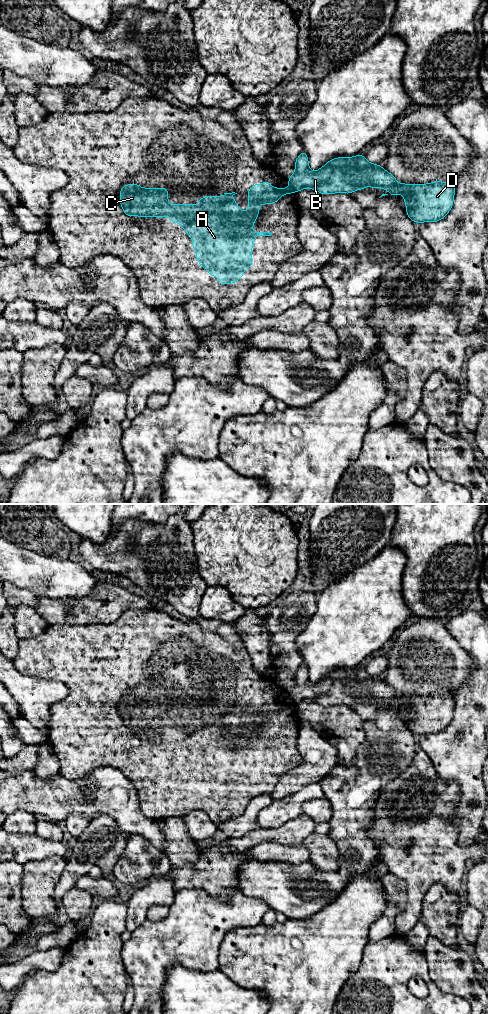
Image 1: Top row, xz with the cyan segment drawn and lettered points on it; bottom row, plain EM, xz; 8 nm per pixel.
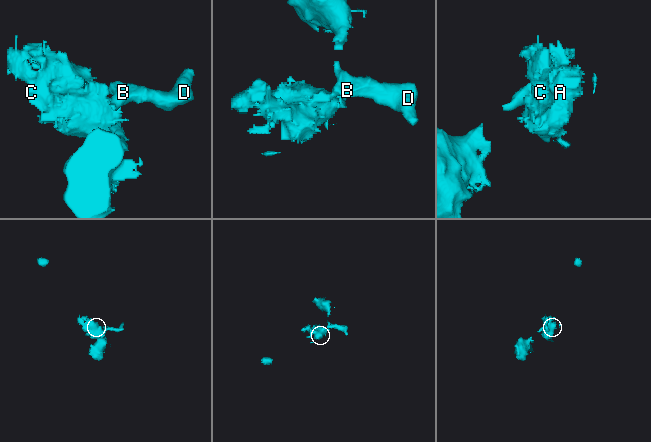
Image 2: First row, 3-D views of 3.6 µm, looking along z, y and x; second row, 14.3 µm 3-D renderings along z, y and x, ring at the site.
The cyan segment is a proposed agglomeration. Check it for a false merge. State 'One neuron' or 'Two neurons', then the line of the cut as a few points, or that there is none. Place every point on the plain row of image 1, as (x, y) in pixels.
Two neurons. Split along xz (290, 697), (295, 703)

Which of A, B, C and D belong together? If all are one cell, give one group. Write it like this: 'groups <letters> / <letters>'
groups A C / B D

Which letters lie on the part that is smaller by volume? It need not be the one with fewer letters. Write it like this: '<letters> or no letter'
B, D

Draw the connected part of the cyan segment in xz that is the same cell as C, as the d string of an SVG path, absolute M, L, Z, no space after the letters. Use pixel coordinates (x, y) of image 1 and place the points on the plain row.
M267 692L263 696L254 696L248 701L248 718L243 724L233 711L237 706L224 705L223 708L209 708L195 716L169 716L167 700L141 700L139 696L127 696L120 701L120 717L126 728L170 729L172 736L177 734L192 749L192 759L196 761L196 771L201 780L207 780L210 788L218 788L217 795L233 796L244 787L246 780L252 779L252 757L255 748L271 748L271 744L255 744L252 737L256 734L261 716L274 716L283 706L294 705L288 700L273 700Z

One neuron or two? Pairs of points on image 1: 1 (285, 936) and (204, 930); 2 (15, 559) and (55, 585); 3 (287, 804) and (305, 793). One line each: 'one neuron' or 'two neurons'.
1: two neurons
2: one neuron
3: one neuron

